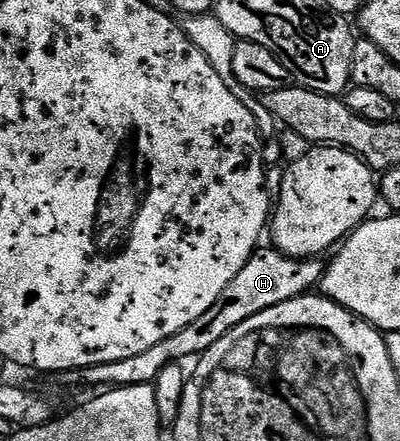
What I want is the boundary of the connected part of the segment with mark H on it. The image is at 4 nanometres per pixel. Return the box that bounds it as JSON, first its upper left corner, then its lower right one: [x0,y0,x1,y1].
[59,246,327,390]

